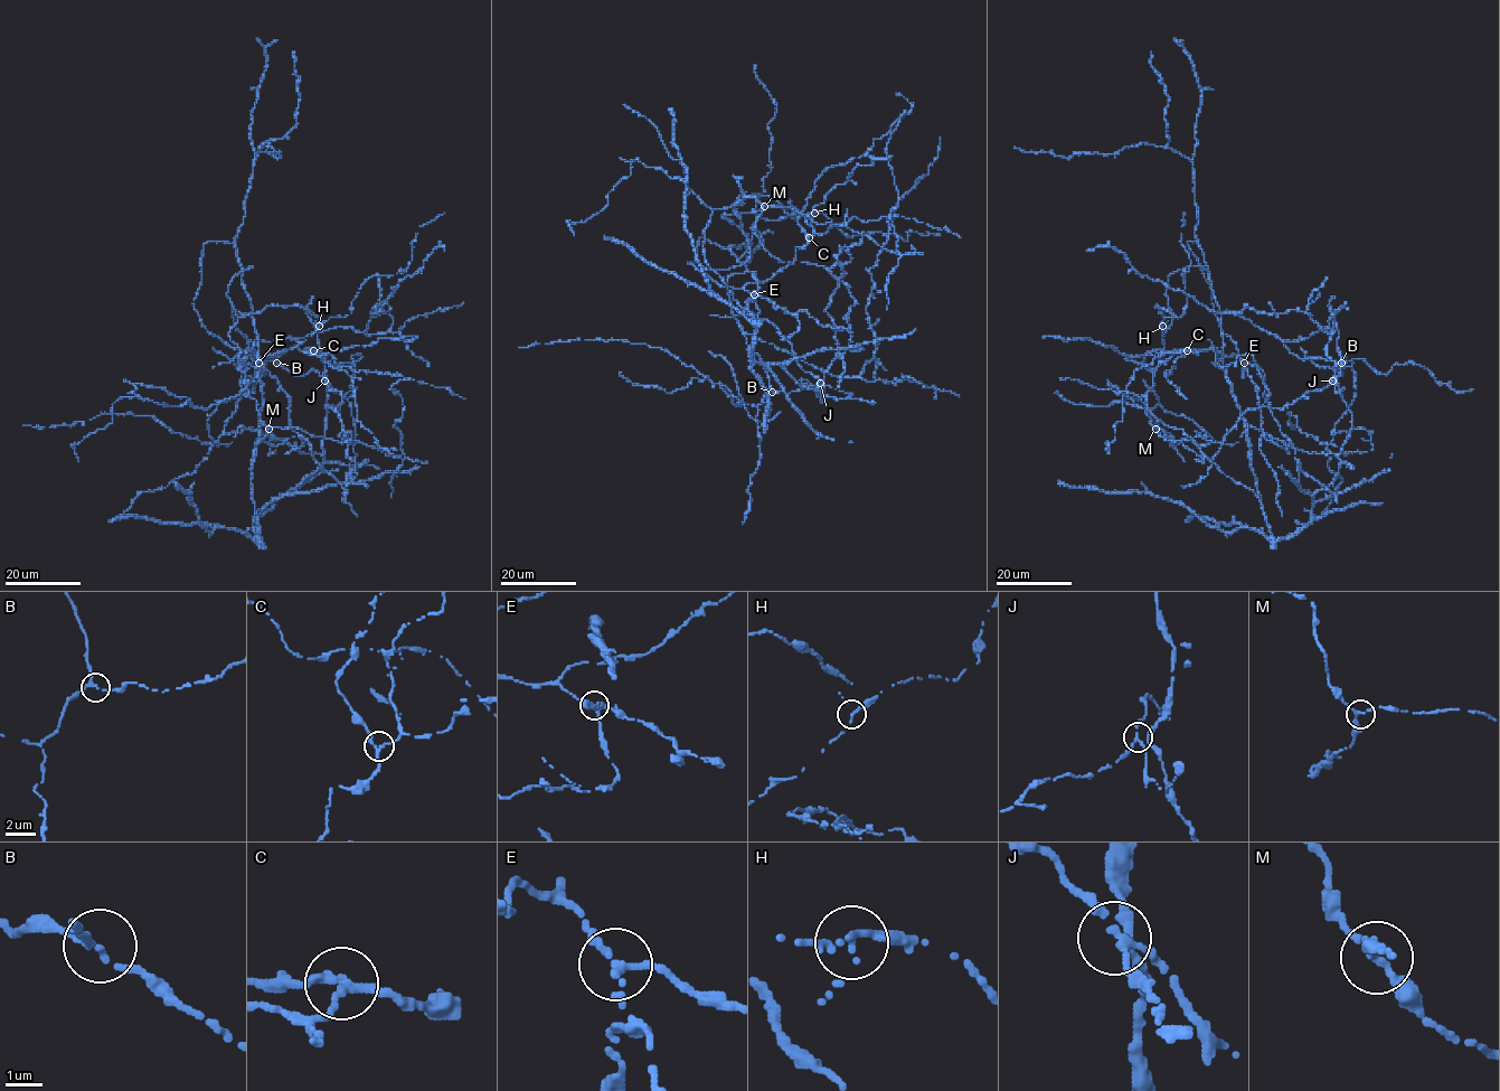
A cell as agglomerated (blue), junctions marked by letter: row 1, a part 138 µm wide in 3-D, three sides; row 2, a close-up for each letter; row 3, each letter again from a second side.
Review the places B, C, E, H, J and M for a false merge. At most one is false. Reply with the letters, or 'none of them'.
H

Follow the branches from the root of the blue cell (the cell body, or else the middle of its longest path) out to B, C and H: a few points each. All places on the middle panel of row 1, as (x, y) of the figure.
B: (753, 299), (757, 289), (754, 273), (732, 274), (727, 281), (732, 312), (746, 344), (760, 356), (772, 392)
C: (753, 299), (752, 360), (780, 364), (818, 391), (788, 341), (798, 319), (745, 289), (788, 266), (809, 237)
H: (753, 299), (757, 281), (737, 260), (747, 235), (723, 214), (754, 194), (789, 214), (814, 213)

